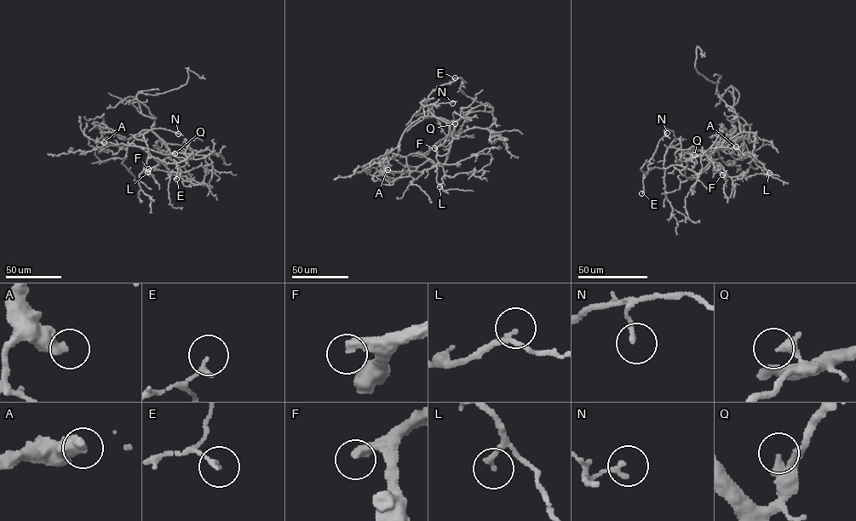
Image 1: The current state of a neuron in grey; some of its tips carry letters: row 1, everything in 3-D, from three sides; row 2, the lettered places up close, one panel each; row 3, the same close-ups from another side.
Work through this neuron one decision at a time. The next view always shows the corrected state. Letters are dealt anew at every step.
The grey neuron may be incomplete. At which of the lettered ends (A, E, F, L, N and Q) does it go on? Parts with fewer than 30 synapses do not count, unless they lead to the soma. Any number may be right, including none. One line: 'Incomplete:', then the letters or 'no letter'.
Incomplete: F

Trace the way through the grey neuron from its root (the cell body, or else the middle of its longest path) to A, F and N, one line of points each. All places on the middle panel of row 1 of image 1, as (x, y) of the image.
A: (450, 146), (453, 127), (449, 122), (421, 117), (405, 129), (398, 145), (387, 155), (383, 163), (387, 169)
F: (450, 146), (452, 136), (434, 148)
N: (450, 146), (452, 136), (447, 136), (449, 125), (433, 115), (425, 102), (418, 114), (439, 103), (452, 103)

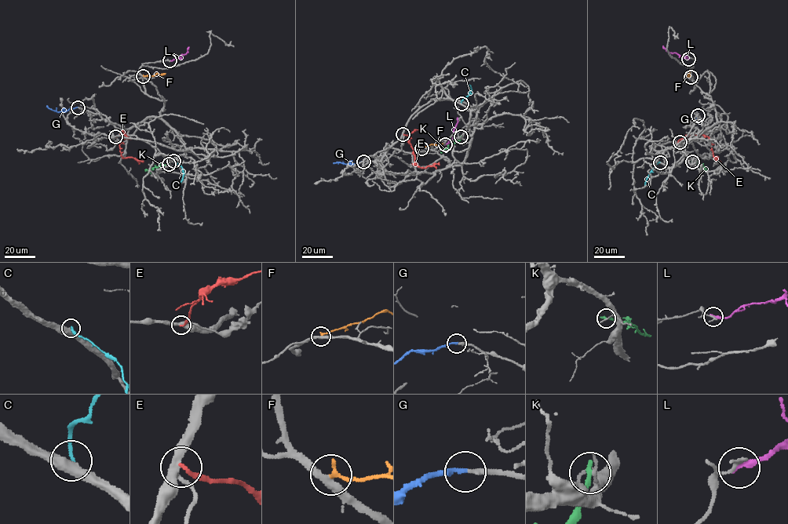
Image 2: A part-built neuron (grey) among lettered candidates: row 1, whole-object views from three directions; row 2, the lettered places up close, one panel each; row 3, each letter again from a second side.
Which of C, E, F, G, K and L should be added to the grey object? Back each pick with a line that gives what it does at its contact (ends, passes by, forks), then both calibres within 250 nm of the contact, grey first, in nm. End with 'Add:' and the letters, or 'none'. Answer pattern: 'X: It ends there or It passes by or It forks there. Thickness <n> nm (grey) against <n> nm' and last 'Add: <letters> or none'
G: It ends there. Thickness 220 nm (grey) against 190 nm
Add: G

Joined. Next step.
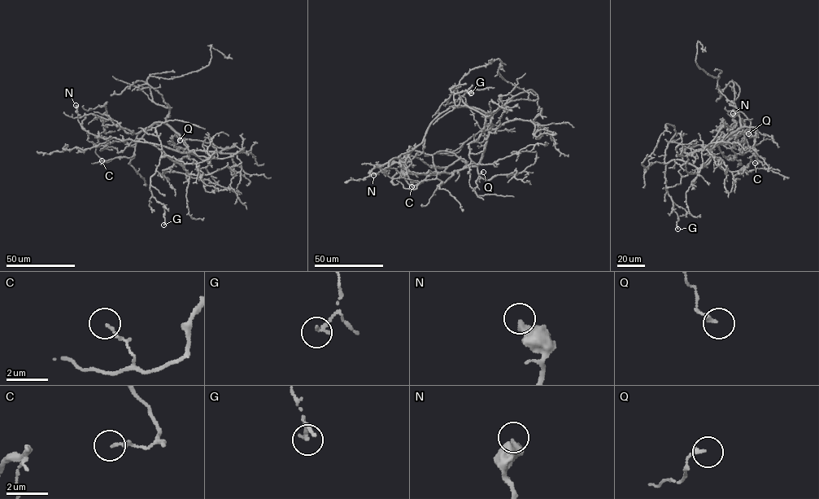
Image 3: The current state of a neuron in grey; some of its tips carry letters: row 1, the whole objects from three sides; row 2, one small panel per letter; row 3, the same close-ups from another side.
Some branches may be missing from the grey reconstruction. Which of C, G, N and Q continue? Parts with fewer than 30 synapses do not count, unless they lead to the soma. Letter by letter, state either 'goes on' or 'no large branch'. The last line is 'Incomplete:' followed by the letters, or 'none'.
C: no large branch
G: no large branch
N: no large branch
Q: no large branch
Incomplete: none

